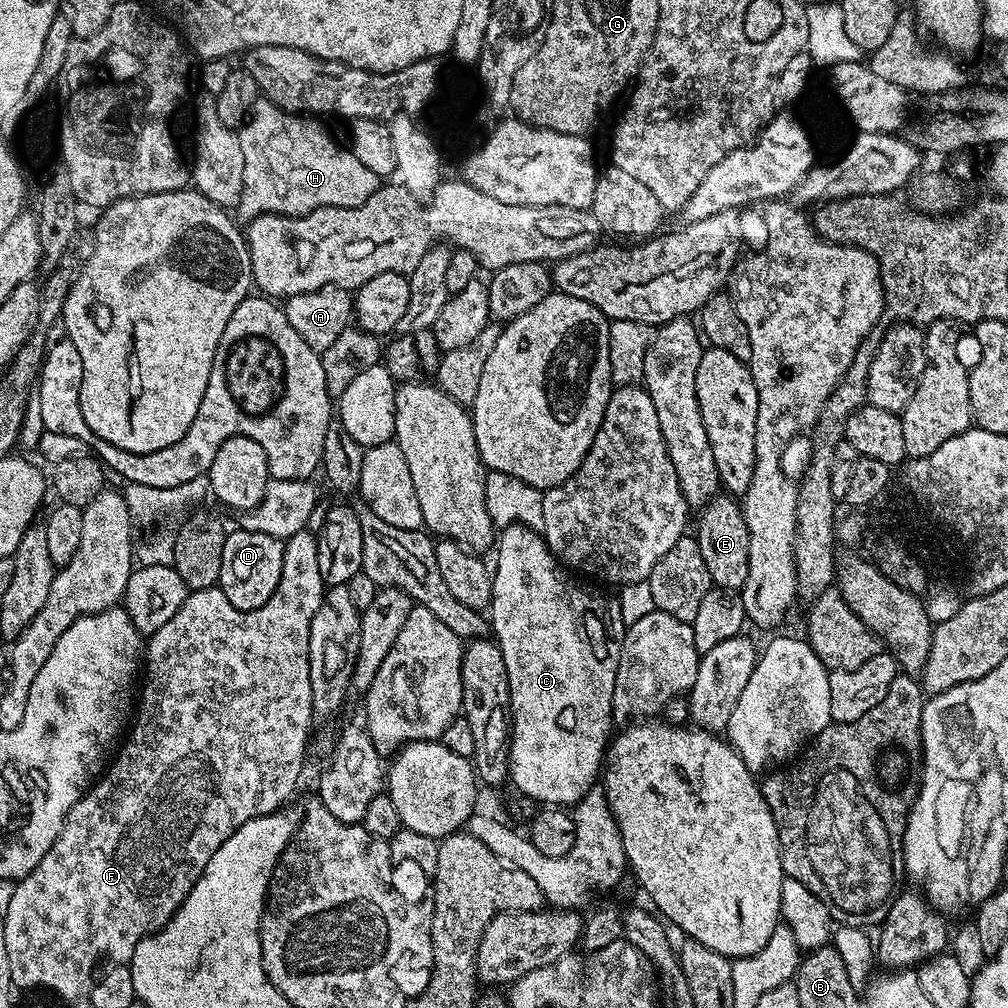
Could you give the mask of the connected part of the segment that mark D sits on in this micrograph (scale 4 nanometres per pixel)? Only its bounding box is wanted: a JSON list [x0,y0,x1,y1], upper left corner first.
[218,530,284,612]

